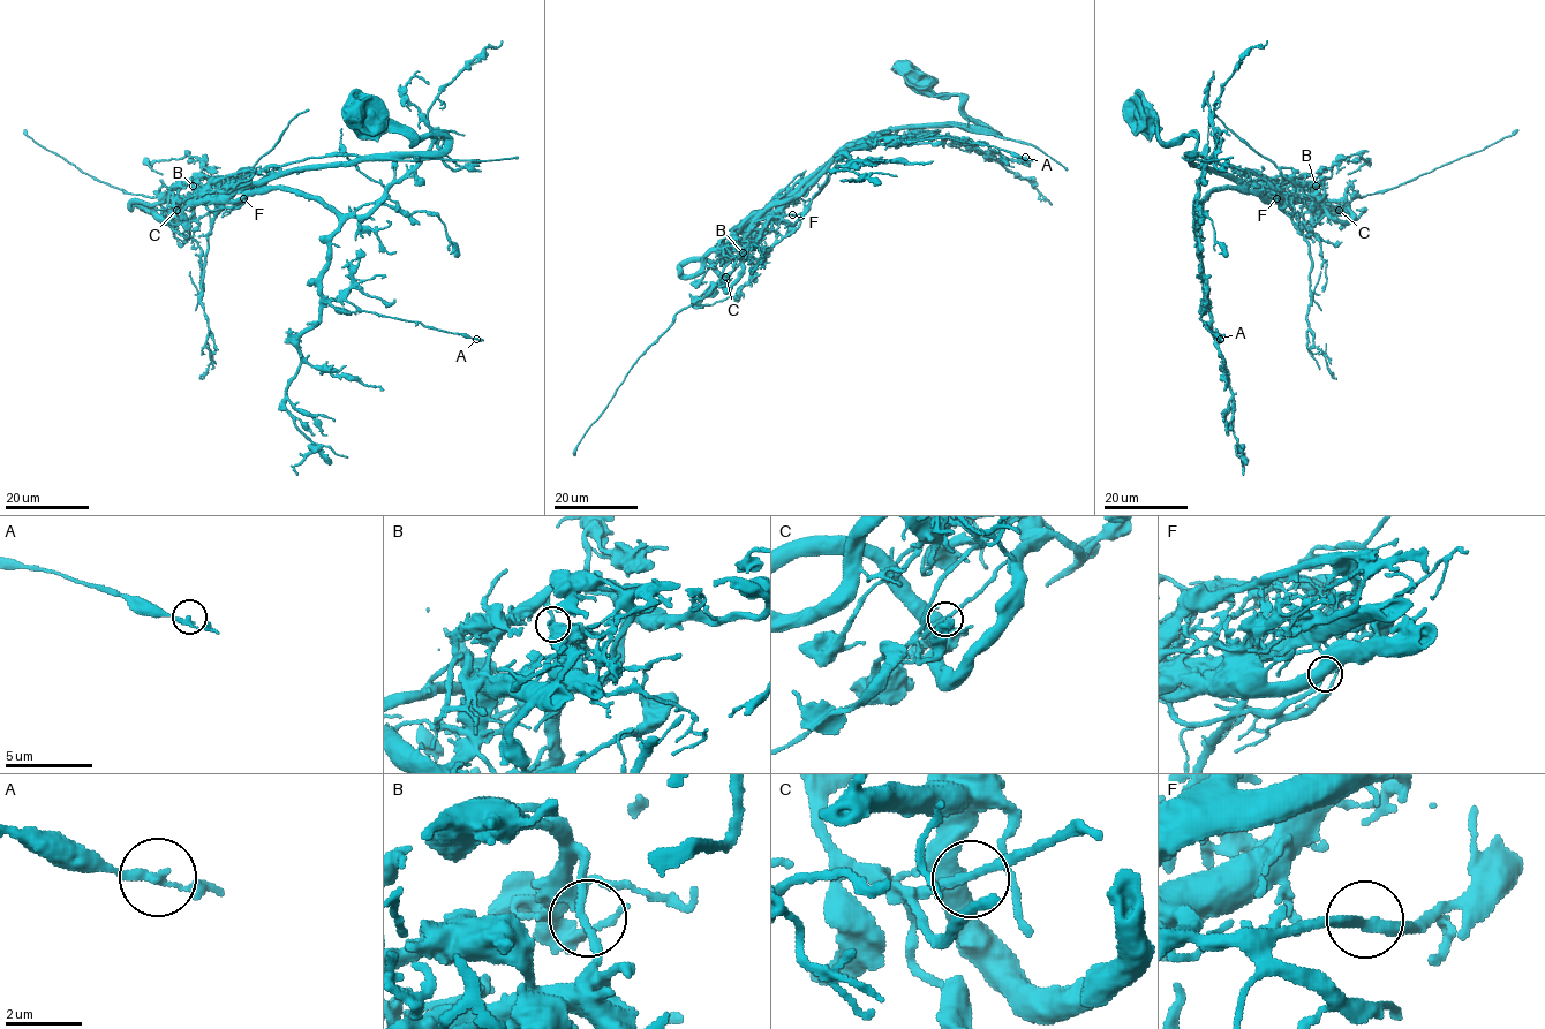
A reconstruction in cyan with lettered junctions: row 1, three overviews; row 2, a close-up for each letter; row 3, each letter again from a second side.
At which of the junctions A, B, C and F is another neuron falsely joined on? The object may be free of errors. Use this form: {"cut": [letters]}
{"cut": []}

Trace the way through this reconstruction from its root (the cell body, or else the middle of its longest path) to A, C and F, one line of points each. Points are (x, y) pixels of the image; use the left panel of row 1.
A: (374, 116), (414, 142), (445, 144), (343, 154), (384, 195), (333, 234), (321, 294), (476, 339)
C: (374, 116), (390, 118), (414, 142), (442, 136), (444, 148), (281, 171), (232, 193), (196, 196), (176, 210)
F: (374, 116), (390, 118), (414, 142), (442, 136), (444, 148), (281, 171), (238, 187), (224, 205), (243, 198)

